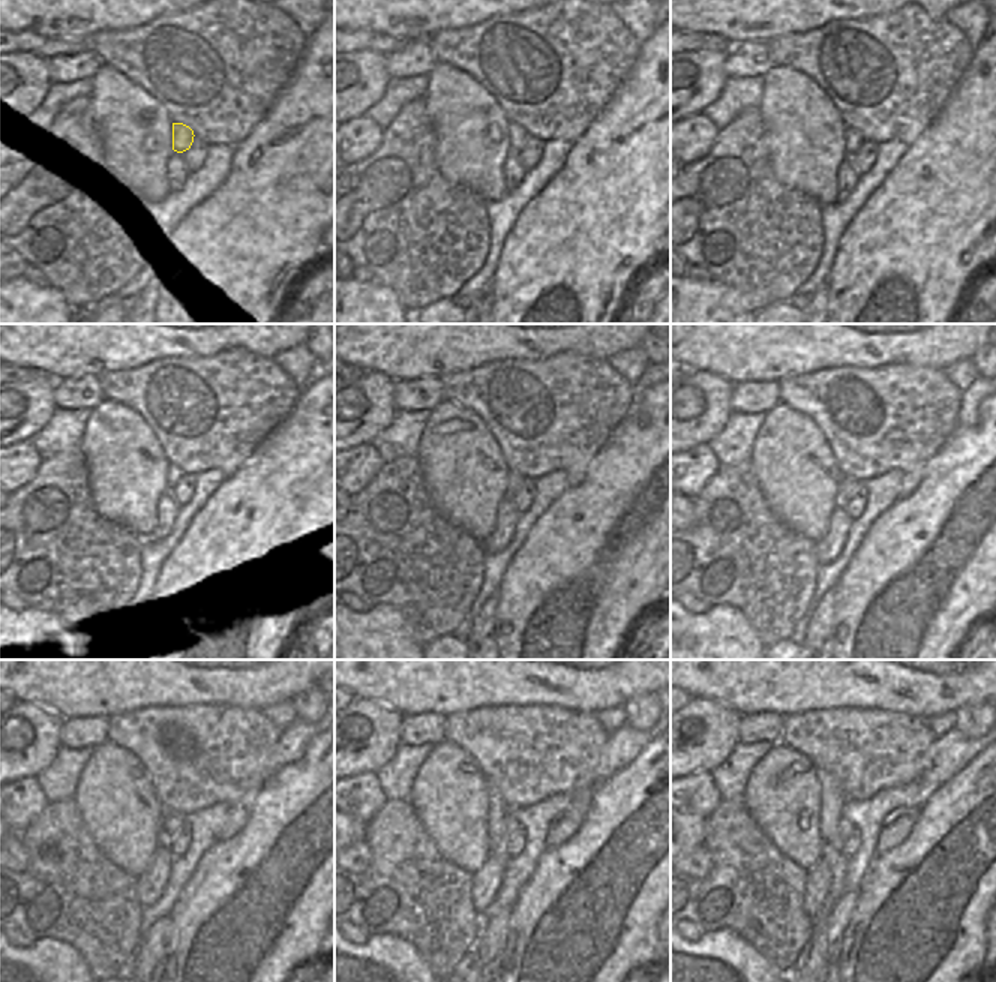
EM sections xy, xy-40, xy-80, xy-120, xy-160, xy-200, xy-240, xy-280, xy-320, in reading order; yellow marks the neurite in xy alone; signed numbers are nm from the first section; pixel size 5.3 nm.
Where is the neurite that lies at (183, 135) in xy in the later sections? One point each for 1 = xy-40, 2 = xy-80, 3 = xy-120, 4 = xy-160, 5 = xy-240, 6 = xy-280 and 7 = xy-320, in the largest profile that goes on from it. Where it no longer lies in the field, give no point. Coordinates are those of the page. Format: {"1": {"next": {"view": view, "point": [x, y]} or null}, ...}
{"1": {"next": {"view": "xy-40", "point": [518, 137]}}, "2": {"next": {"view": "xy-80", "point": [852, 140]}}, "3": {"next": {"view": "xy-120", "point": [174, 474]}}, "4": {"next": {"view": "xy-160", "point": [515, 480]}}, "5": {"next": {"view": "xy-240", "point": [171, 823]}}, "6": {"next": {"view": "xy-280", "point": [510, 825]}}, "7": {"next": {"view": "xy-320", "point": [845, 826]}}}

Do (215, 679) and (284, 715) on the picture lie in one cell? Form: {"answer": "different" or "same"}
{"answer": "different"}

